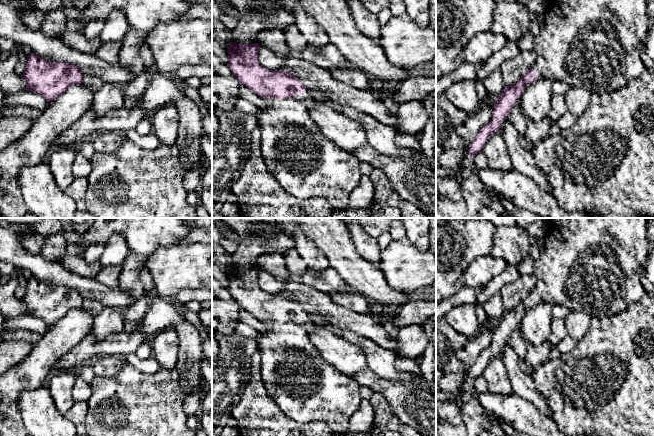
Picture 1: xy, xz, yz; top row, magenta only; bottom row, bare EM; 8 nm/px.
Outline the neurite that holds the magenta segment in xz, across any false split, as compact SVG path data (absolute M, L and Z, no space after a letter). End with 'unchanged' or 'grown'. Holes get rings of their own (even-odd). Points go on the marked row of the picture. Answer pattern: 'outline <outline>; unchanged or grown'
outline M230 42L227 49L228 67L240 84L251 89L267 104L265 109L259 109L256 118L261 129L261 155L267 169L279 182L279 184L291 195L300 200L308 200L315 197L325 199L334 210L342 210L348 207L349 196L358 186L362 176L360 161L351 154L341 150L329 139L323 136L315 122L312 120L309 109L315 105L316 96L306 89L304 84L296 76L288 71L268 70L258 61L260 45L237 44Z; grown

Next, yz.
outline M546 0L547 8L544 15L542 16L542 22L540 25L540 32L535 35L535 54L536 60L533 66L528 69L528 71L522 76L522 78L515 84L511 86L505 86L501 95L495 99L494 102L494 113L491 122L484 127L482 127L479 133L476 135L474 141L468 149L469 156L473 157L476 153L483 151L485 143L488 139L500 130L502 122L507 116L509 116L513 106L516 104L517 99L522 96L526 86L528 84L534 83L535 81L542 78L550 78L554 81L562 81L566 83L569 87L585 89L591 94L603 94L609 93L623 88L630 80L638 78L643 70L645 69L644 61L642 59L642 52L644 51L644 41L648 31L648 21L647 21L647 0Z; grown

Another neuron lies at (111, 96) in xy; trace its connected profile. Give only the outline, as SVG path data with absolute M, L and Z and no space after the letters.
M106 83L95 92L93 104L90 108L98 117L111 110L124 106L124 86L121 84Z

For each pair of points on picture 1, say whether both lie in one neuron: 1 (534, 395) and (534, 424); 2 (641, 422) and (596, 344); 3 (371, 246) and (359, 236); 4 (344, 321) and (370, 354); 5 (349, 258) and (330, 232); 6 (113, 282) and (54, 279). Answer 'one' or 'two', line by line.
1: two
2: one
3: one
4: two
5: one
6: two

